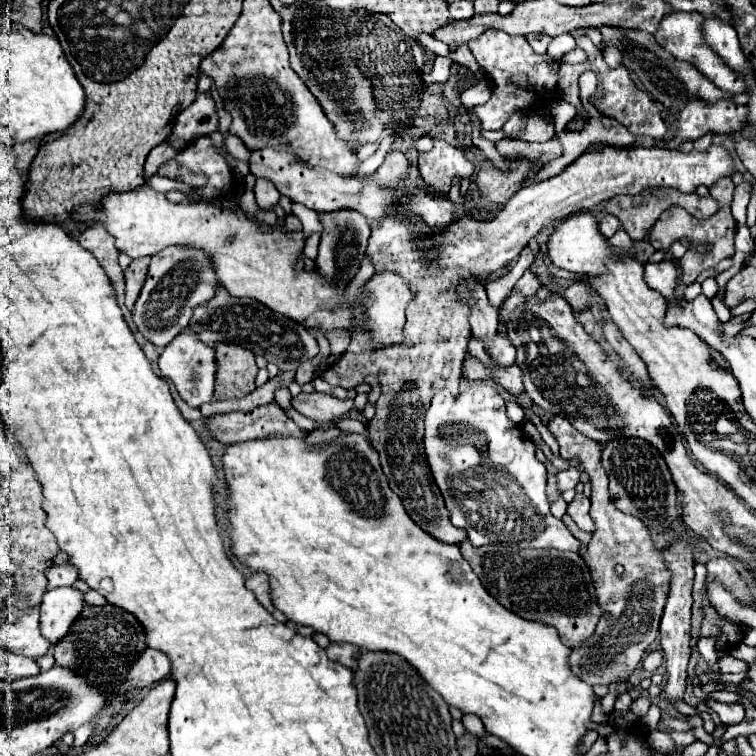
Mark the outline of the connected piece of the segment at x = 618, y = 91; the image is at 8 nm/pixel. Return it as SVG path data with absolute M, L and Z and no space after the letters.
M584 35L584 37L578 39L578 47L582 47L582 49L588 53L588 61L590 61L590 63L596 67L596 71L600 73L598 77L600 77L600 83L602 83L602 87L604 87L604 91L606 91L604 99L600 99L600 101L596 103L598 111L602 111L606 117L612 117L612 119L620 121L620 123L622 123L624 127L628 127L628 131L634 133L634 135L648 135L648 137L654 137L654 139L664 137L664 133L668 131L668 127L666 127L666 123L664 123L664 119L662 119L662 115L660 115L658 105L648 97L646 91L640 91L640 89L634 85L634 81L632 81L630 75L628 75L628 69L626 69L624 65L620 65L620 67L616 67L616 69L608 67L608 63L606 63L604 57L602 57L602 49L596 47L596 45L590 41L588 35Z

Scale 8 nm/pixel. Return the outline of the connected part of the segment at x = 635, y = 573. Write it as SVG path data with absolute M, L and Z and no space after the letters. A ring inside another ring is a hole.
M554 415L548 421L548 429L560 445L560 457L562 459L580 457L582 469L590 475L592 481L590 517L596 523L596 533L592 535L584 551L584 561L594 579L596 597L602 615L604 613L610 615L610 617L600 617L592 637L588 637L588 641L572 649L568 663L572 673L582 681L590 685L610 685L618 679L628 679L638 667L638 663L642 661L644 653L650 649L650 645L654 645L658 637L658 625L664 613L672 573L664 565L662 553L654 547L648 527L638 517L618 511L616 505L612 503L608 493L608 475L600 463L602 459L600 445L584 437L582 433L578 433L570 425L570 421L564 421L564 417L560 415ZM616 565L624 565L626 573L622 577L616 575L614 571Z

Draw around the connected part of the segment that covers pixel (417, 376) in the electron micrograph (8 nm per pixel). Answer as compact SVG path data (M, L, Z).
M598 145L590 147L586 153L582 153L572 165L568 165L560 175L550 177L540 183L532 183L528 187L522 187L506 205L504 209L492 219L492 221L474 221L472 217L462 217L454 225L448 227L448 231L438 233L434 229L428 229L420 219L416 217L386 217L380 219L378 225L372 227L372 235L368 241L366 255L374 261L376 271L394 271L400 277L404 277L410 283L410 289L416 293L414 301L406 309L406 325L404 325L404 345L394 345L388 349L378 349L378 351L368 351L364 345L368 343L368 335L354 335L350 349L340 357L338 363L328 367L322 373L322 379L330 385L338 385L344 389L352 389L354 385L362 383L364 377L374 375L378 383L382 385L382 393L376 405L376 417L368 423L368 433L370 439L380 453L380 463L382 469L388 477L390 489L402 499L406 513L412 517L412 521L424 529L428 535L434 539L448 543L448 545L460 545L468 533L464 529L458 529L450 523L450 513L446 509L444 497L432 477L432 471L426 461L424 453L424 415L430 407L430 401L438 389L450 389L452 397L458 397L458 385L462 379L462 361L468 349L468 341L472 337L470 325L468 325L468 307L462 305L456 297L456 285L464 279L474 275L478 281L484 281L492 271L508 265L512 259L520 255L520 251L528 245L528 241L546 225L552 225L580 209L590 209L618 193L624 195L636 195L646 187L676 187L684 193L692 193L698 185L712 187L720 177L730 177L734 173L734 163L732 157L728 155L726 149L712 145L708 151L690 151L682 153L676 149L658 149L658 147L632 147L632 149L620 149L620 147L610 147L610 145Z

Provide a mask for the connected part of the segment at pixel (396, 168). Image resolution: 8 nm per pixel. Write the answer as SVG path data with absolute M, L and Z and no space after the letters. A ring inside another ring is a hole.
M392 151L392 153L386 155L386 161L378 169L376 181L380 185L394 185L394 187L398 187L398 183L404 181L406 175L408 175L408 161L406 161L404 153L402 151Z

